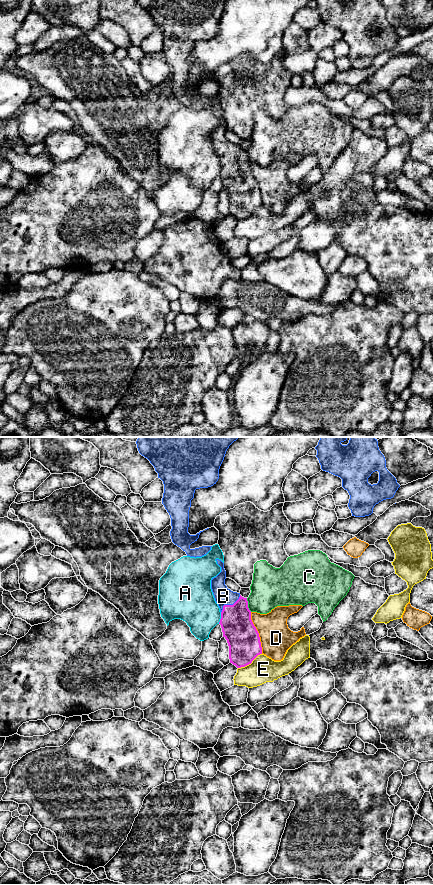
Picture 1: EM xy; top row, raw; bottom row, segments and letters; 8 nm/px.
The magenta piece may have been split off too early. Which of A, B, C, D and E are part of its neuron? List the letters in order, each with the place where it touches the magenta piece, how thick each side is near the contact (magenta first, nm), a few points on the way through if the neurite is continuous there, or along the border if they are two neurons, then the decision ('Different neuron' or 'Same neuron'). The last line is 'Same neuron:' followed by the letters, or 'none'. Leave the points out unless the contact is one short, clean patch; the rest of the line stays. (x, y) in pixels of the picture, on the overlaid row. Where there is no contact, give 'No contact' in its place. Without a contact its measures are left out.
A: Touches magenta at xy (221, 618). Thickness 260 nm (magenta) against 320 nm. Different neuron
B: Touches magenta at xy (229, 605). Thickness 260 nm (magenta) against 140 nm. Same neuron
C: Touches magenta at xy (247, 605). Thickness 260 nm (magenta) against 320 nm. Different neuron
D: Touches magenta at xy (258, 633). Thickness 260 nm (magenta) against 260 nm. Different neuron
E: Touches magenta at xy (249, 663). Thickness 260 nm (magenta) against 220 nm. Boundary: xy (261, 653), (250, 663), (238, 668). Different neuron
Same neuron: B

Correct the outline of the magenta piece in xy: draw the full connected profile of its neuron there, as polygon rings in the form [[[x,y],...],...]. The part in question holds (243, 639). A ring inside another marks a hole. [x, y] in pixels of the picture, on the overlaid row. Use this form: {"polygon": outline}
{"polygon": [[[216,561],[221,572],[212,578],[211,589],[221,612],[219,624],[229,646],[230,663],[245,667],[262,654],[259,633],[251,620],[247,598],[227,588],[224,563]]]}

